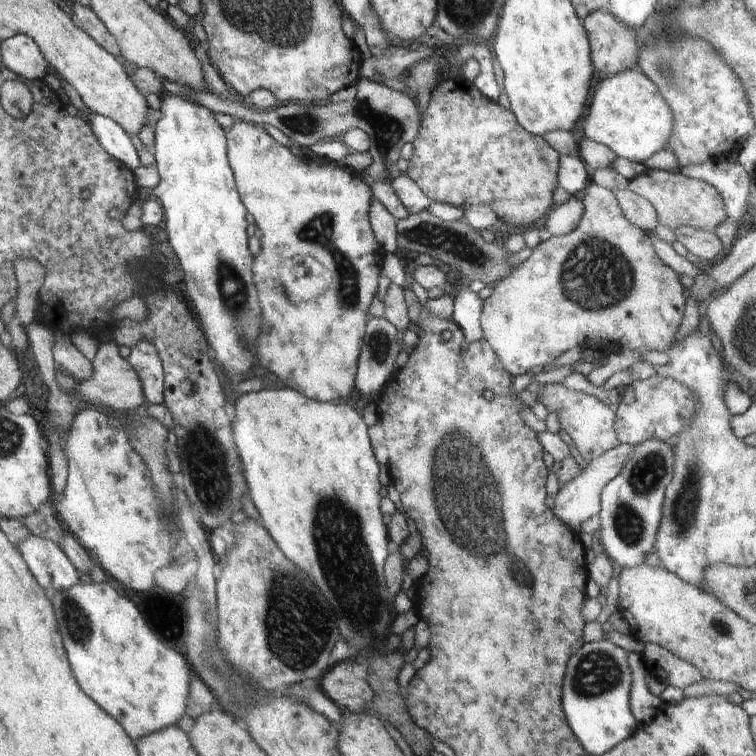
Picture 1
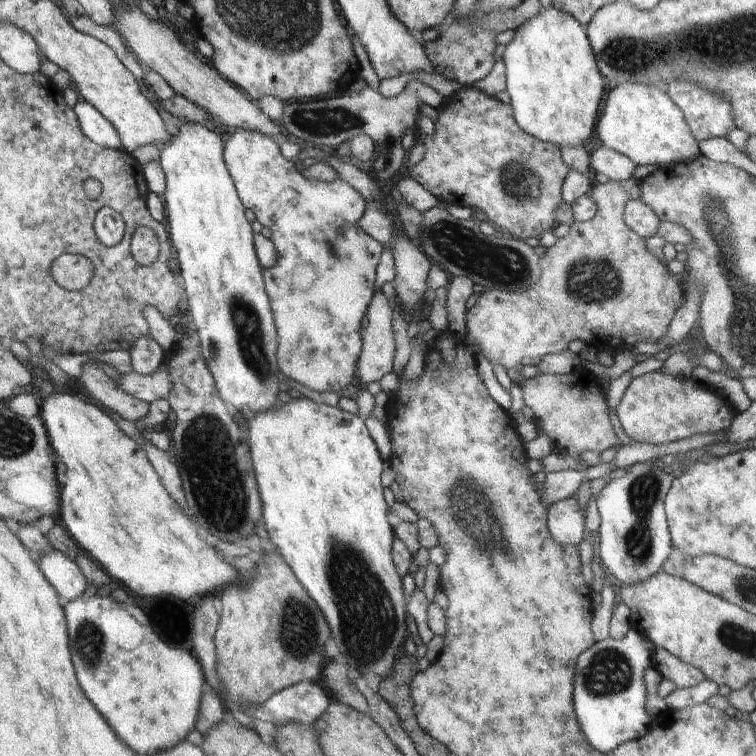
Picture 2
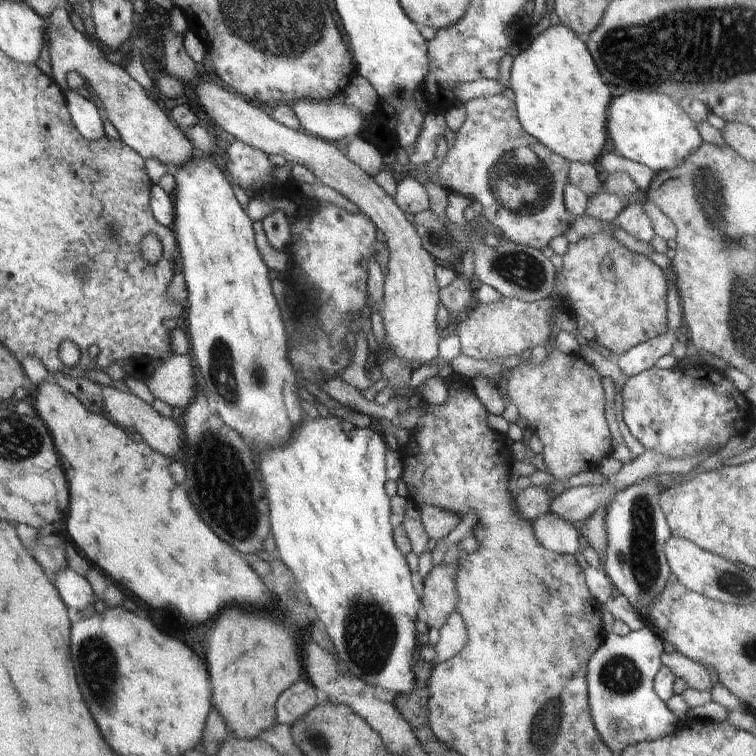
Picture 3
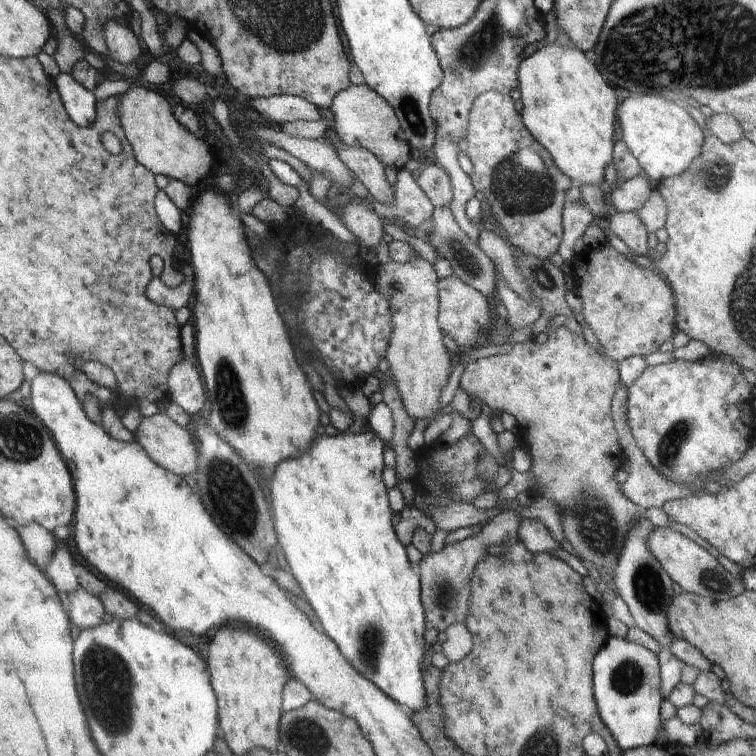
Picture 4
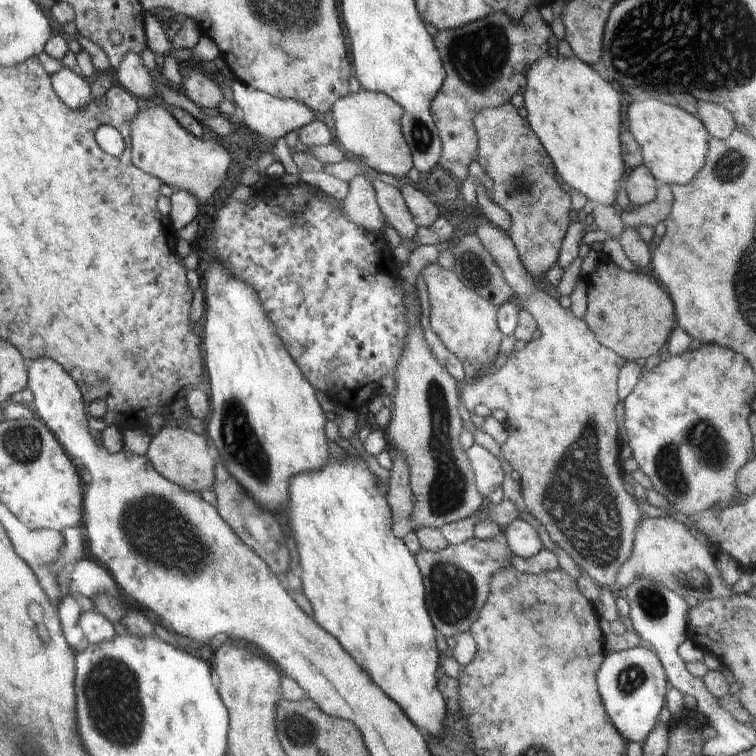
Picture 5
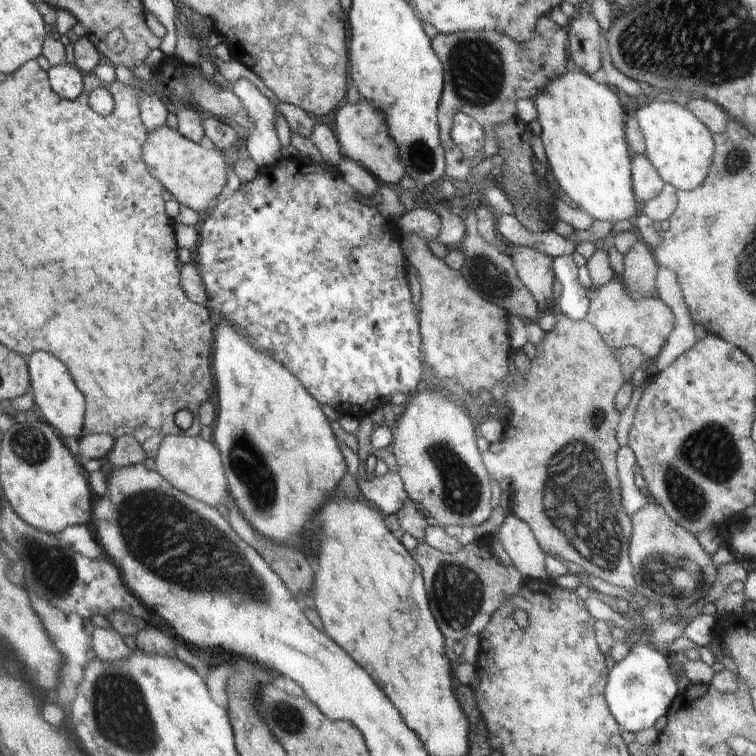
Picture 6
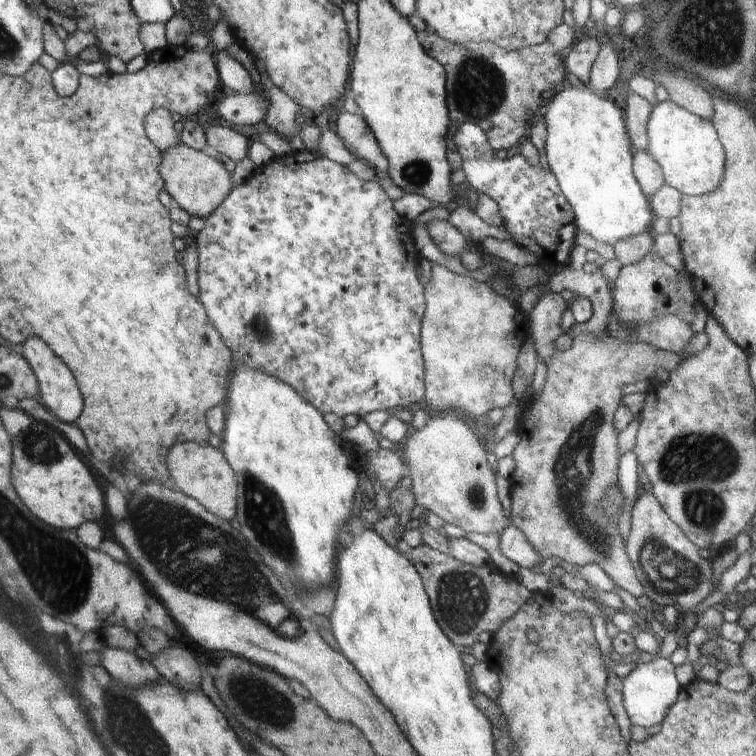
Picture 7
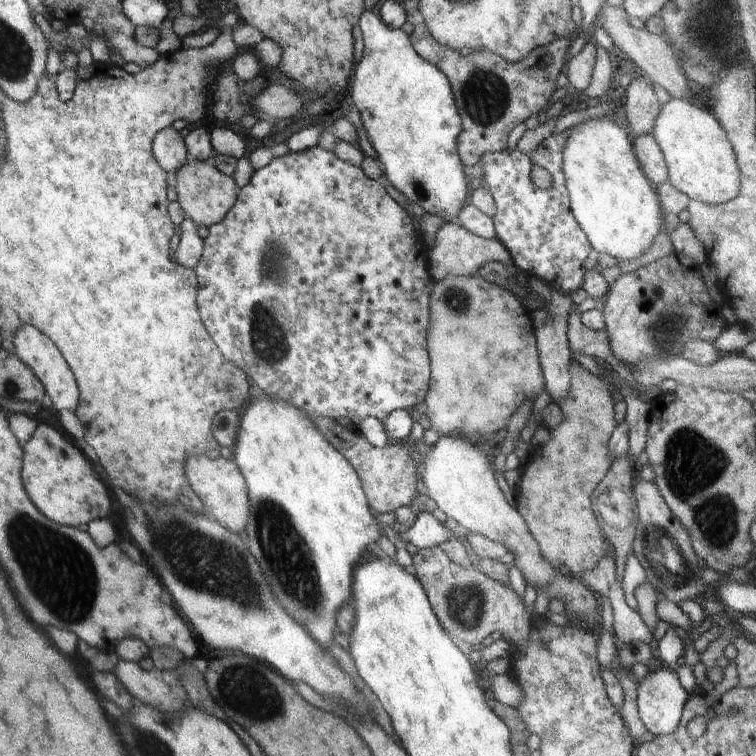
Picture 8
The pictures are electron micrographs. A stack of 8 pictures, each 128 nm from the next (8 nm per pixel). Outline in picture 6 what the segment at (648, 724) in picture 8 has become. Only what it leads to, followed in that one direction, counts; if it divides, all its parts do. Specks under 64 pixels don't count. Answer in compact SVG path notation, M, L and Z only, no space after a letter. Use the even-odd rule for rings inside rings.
M644 641L631 649L623 660L609 664L604 696L614 720L622 729L635 733L651 728L660 716L666 715L679 690L670 672L668 655Z

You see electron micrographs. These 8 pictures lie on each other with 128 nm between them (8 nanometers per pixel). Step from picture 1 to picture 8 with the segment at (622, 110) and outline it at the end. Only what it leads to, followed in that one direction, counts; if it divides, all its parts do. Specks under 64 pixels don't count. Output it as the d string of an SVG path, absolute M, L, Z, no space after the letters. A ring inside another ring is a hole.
M671 99L661 106L651 136L658 144L665 164L668 164L668 181L679 192L706 204L720 204L738 194L740 174L732 146L709 108Z

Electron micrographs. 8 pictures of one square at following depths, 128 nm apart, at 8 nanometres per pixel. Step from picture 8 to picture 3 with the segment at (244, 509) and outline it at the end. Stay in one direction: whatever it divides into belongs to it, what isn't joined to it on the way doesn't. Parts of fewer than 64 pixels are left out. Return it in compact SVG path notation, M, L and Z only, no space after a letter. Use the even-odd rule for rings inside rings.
M101 386L101 396L103 399L103 406L105 407L105 414L109 416L112 422L115 422L120 427L134 427L136 431L142 435L143 440L157 452L170 459L174 458L179 452L181 445L181 426L176 419L161 418L158 412L137 398L132 392L122 392L118 388L111 388L110 386Z

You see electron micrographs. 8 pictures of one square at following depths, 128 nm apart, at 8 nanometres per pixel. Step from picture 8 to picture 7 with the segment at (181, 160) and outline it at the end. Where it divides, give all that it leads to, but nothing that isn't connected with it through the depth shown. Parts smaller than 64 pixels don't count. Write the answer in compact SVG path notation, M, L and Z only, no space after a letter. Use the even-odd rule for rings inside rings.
M154 107L154 110L144 118L144 128L150 142L164 154L172 146L181 143L180 135L174 128L171 112L166 108Z

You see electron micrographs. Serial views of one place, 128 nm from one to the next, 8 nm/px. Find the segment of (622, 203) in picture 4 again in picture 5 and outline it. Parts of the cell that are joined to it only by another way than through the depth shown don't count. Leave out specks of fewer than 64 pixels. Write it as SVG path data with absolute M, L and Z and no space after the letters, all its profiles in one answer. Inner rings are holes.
M644 164L627 171L624 187L631 207L652 202L658 194L659 185L660 182Z

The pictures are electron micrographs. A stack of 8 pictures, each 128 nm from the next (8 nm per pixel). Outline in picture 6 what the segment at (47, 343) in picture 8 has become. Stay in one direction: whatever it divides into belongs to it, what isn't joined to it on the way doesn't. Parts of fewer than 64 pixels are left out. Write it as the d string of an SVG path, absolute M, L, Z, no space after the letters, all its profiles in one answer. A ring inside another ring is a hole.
M34 352L28 358L32 378L33 402L38 406L38 412L48 424L56 428L65 439L76 443L84 432L84 396L74 386L72 376L68 374L68 368L54 356L48 356L46 352Z

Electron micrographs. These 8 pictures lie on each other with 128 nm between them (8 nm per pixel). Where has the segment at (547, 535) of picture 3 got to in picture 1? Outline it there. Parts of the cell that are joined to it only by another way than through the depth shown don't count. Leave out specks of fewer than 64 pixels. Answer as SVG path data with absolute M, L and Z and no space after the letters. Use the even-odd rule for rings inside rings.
M620 443L617 448L611 449L599 458L588 462L586 470L581 470L572 481L562 485L558 494L555 495L556 504L553 509L555 516L572 530L579 532L579 526L582 522L599 515L603 489L621 472L631 448L629 445Z

